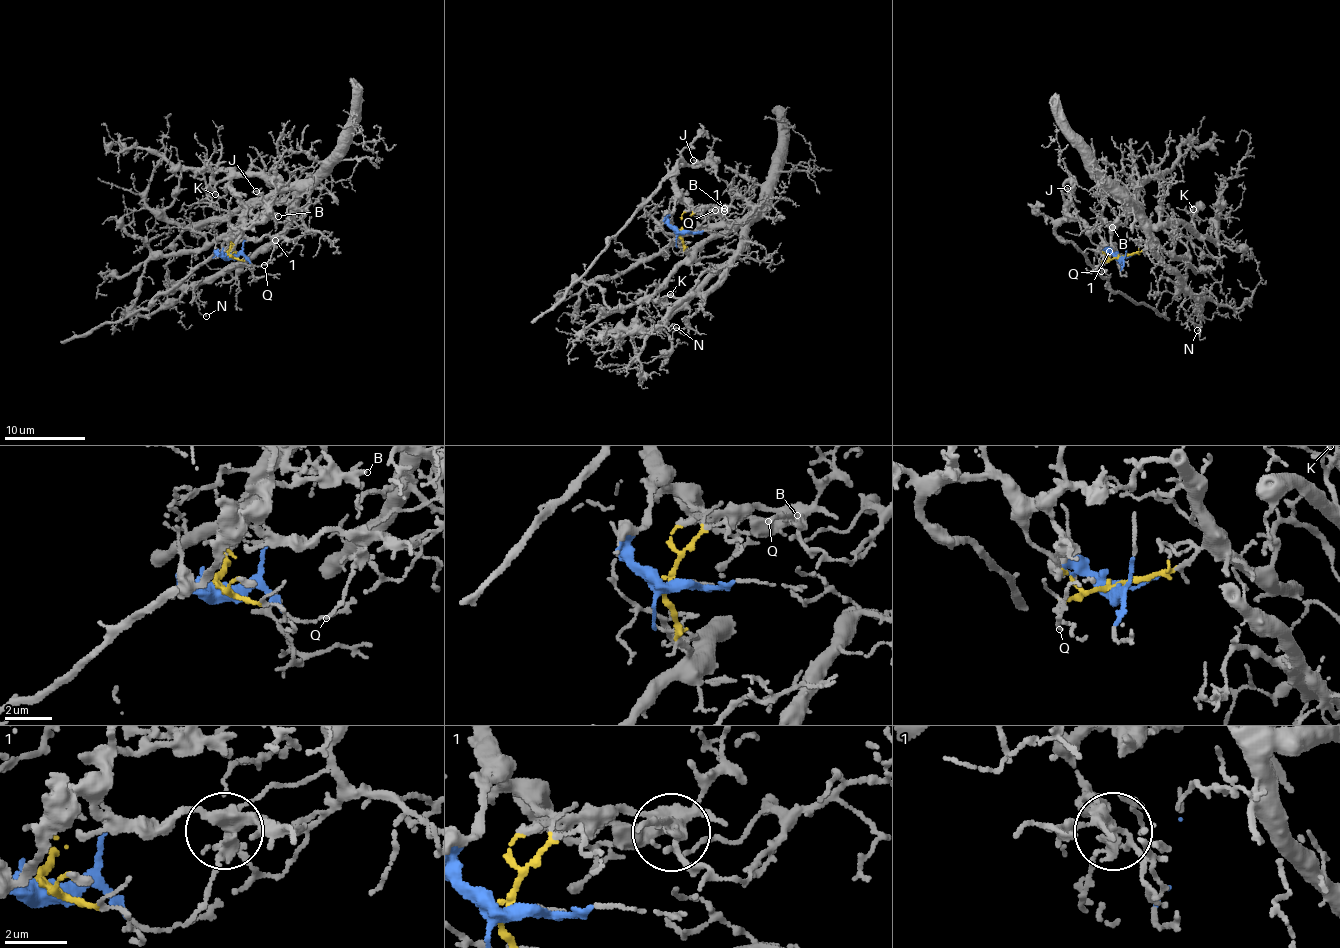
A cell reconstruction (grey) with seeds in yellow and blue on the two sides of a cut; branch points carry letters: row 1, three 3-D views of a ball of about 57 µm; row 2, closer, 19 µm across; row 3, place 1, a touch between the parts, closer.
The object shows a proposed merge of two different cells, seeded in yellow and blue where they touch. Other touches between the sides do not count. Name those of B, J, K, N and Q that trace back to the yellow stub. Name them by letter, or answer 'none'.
K, N

